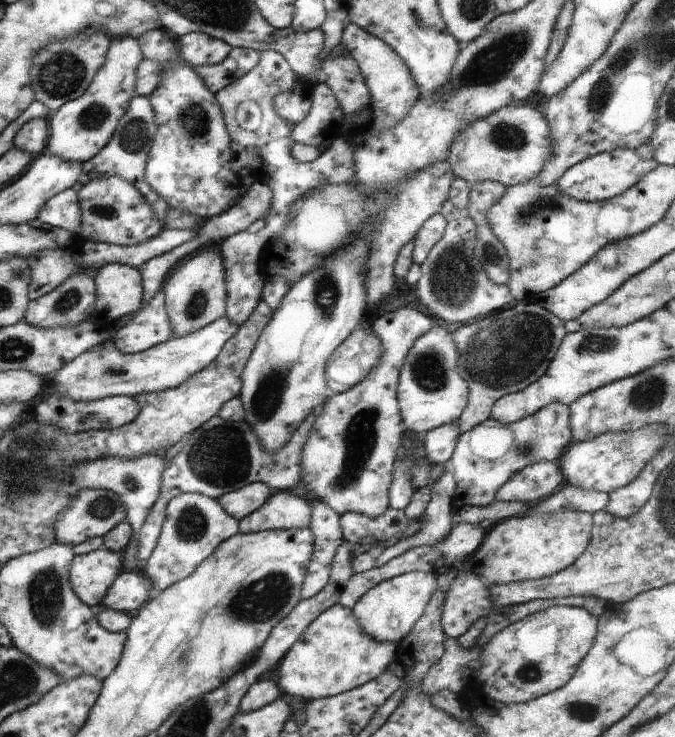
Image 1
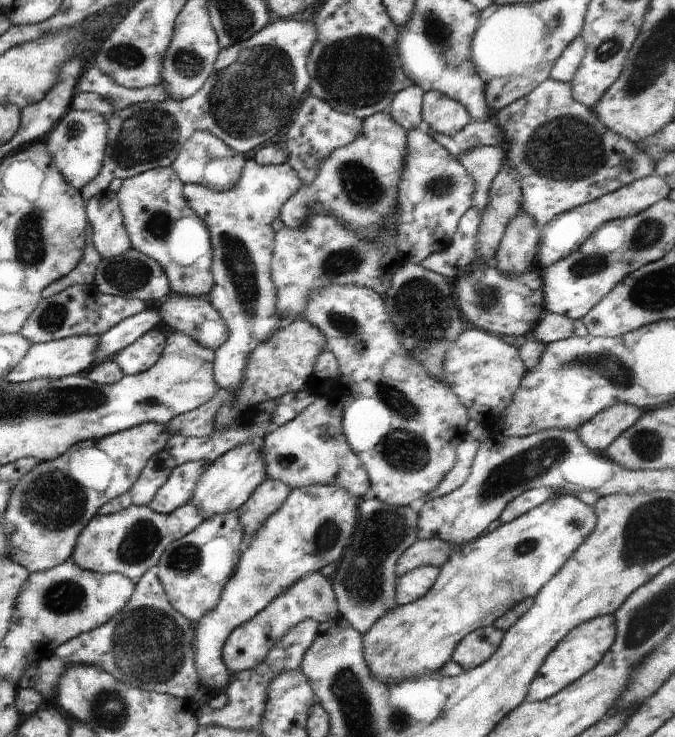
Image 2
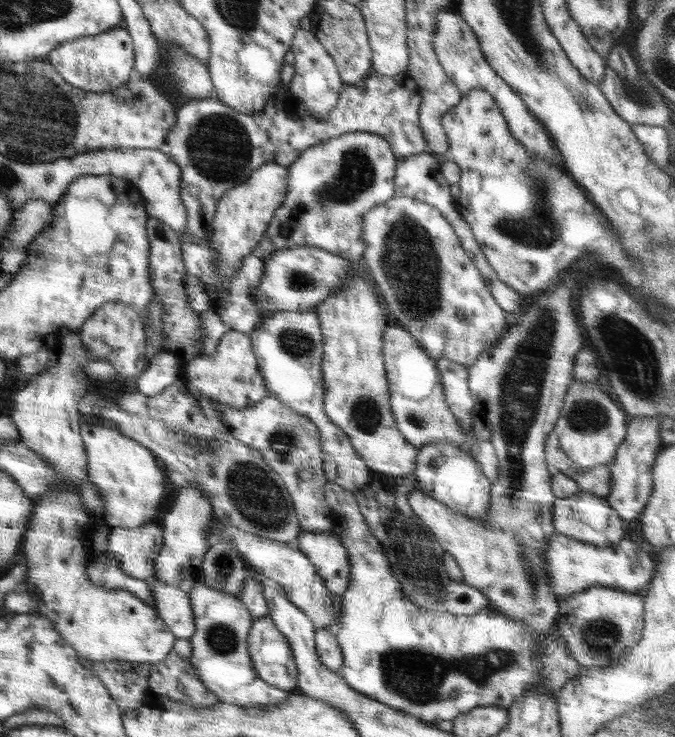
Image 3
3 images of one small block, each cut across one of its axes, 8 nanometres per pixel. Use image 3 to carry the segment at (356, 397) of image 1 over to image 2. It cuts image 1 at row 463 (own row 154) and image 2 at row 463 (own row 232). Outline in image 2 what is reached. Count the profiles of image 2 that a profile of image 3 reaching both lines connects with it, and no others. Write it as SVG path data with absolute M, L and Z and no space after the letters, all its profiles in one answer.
M318 396L295 419L280 425L272 433L266 434L261 440L260 448L267 477L272 480L279 480L292 489L318 483L338 485L361 500L362 496L369 489L369 476L362 461L351 449L351 445L348 445L348 441L344 436L342 428L343 411L342 403L338 398L334 396L329 398Z

